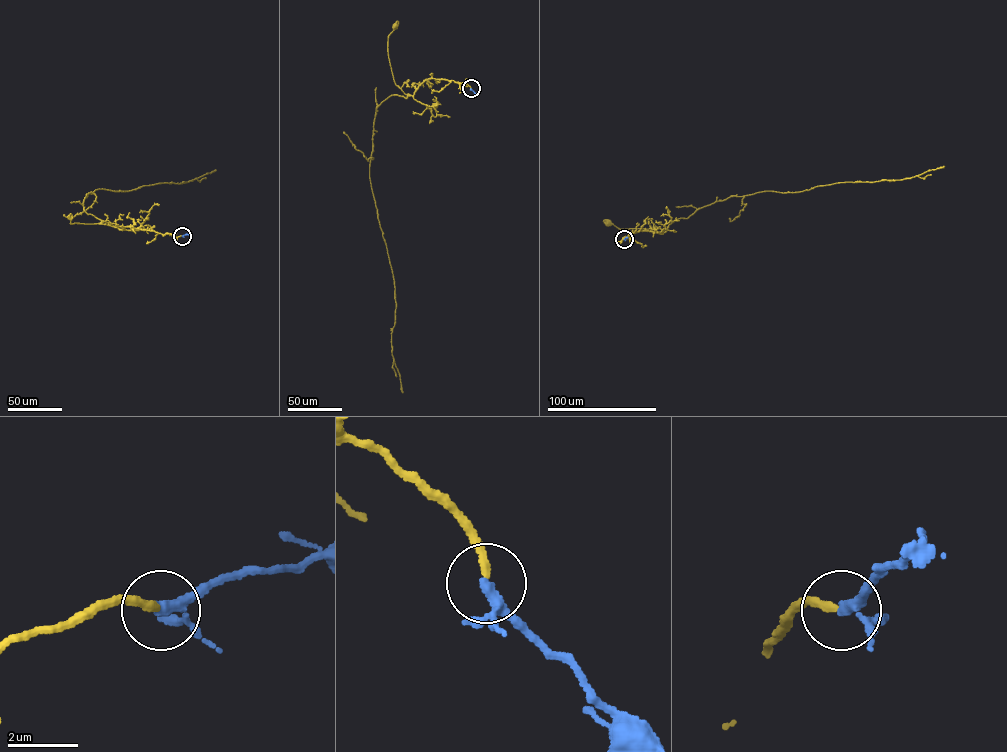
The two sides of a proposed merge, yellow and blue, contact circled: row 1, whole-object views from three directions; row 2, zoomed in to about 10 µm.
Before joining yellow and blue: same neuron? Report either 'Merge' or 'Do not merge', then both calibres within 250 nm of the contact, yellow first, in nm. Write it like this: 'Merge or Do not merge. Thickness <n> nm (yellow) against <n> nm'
Merge. Thickness 200 nm (yellow) against 240 nm

